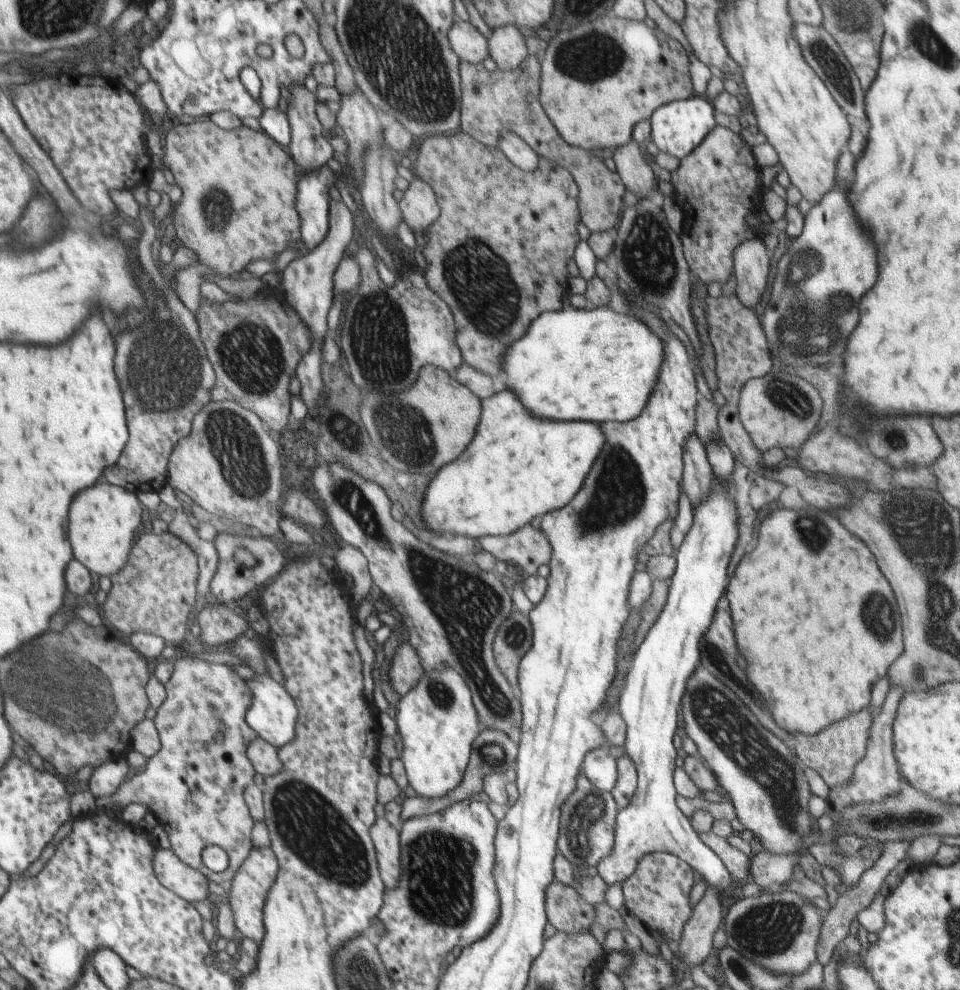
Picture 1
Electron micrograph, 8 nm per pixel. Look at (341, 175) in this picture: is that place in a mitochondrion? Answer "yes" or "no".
no

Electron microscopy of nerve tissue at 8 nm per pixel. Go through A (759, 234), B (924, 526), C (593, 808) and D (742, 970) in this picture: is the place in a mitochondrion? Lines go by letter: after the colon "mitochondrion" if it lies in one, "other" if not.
A: other
B: mitochondrion
C: mitochondrion
D: mitochondrion

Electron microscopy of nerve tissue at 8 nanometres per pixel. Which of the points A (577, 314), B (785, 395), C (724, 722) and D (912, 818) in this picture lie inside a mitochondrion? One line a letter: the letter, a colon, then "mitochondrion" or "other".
A: other
B: mitochondrion
C: mitochondrion
D: mitochondrion

